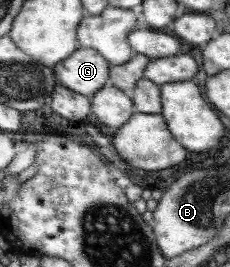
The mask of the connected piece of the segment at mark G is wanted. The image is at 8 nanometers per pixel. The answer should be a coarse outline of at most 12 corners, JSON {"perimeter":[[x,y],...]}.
{"perimeter":[[79,47],[53,68],[59,83],[93,97],[110,84],[111,64]]}

